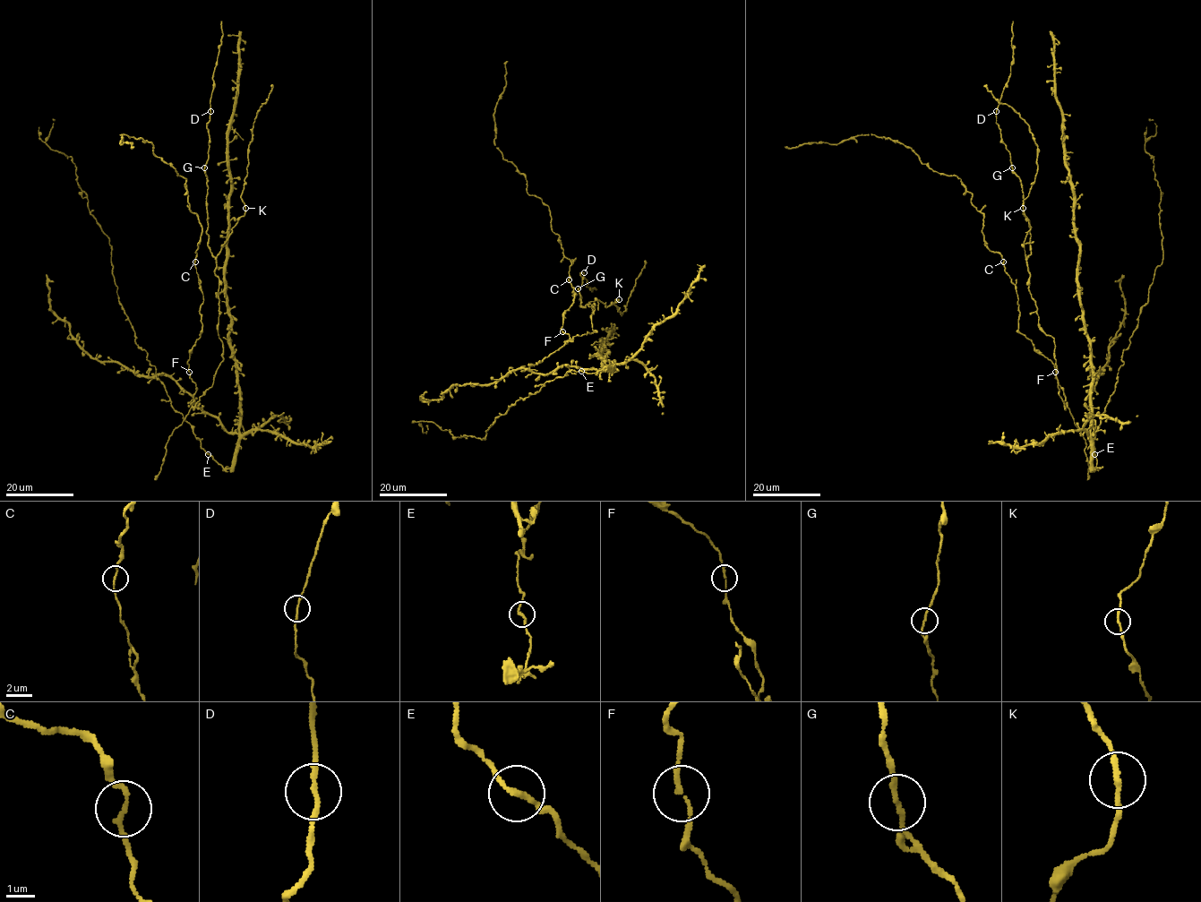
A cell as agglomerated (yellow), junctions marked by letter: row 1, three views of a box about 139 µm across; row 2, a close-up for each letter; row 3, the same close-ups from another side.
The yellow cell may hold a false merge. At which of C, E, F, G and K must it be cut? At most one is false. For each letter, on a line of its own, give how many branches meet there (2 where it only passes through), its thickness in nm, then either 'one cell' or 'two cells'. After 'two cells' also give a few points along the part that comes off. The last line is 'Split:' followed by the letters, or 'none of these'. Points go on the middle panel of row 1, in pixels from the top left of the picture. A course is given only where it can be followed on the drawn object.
C: branches 2; calibre 150 nm; one cell
E: branches 2; calibre 170 nm; one cell
F: branches 2; calibre 150 nm; one cell
G: branches 2; calibre 160 nm; one cell
K: branches 2; calibre 180 nm; one cell
Split: none of these

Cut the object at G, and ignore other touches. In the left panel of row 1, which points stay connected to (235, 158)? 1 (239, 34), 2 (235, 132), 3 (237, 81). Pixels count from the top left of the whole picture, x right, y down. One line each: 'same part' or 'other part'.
1: same part
2: same part
3: same part

